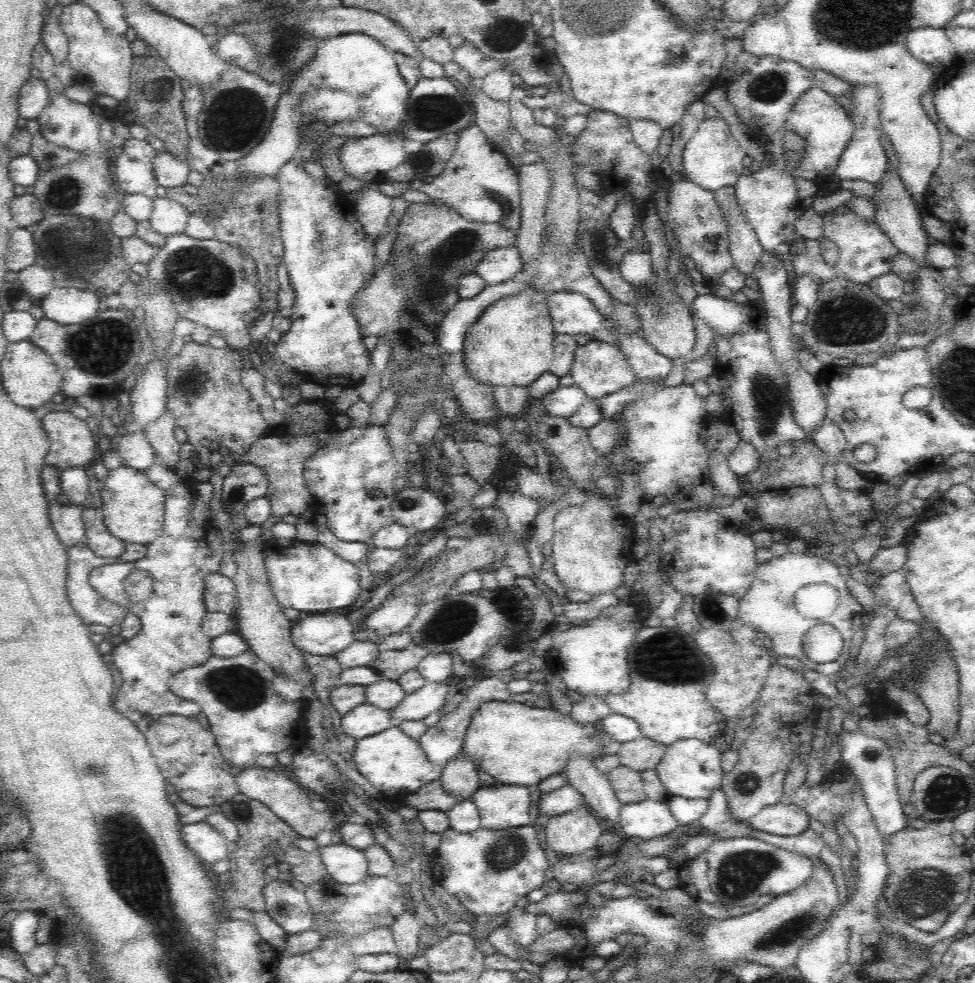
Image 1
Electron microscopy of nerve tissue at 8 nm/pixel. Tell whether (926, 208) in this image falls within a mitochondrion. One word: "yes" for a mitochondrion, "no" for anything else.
no

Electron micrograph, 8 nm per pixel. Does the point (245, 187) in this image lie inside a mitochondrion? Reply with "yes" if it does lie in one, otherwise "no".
no

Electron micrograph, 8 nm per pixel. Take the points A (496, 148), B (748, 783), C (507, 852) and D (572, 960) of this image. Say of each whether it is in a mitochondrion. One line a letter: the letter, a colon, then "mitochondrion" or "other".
A: other
B: mitochondrion
C: mitochondrion
D: other

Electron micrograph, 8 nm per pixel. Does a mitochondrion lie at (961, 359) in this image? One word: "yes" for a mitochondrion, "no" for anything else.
yes

